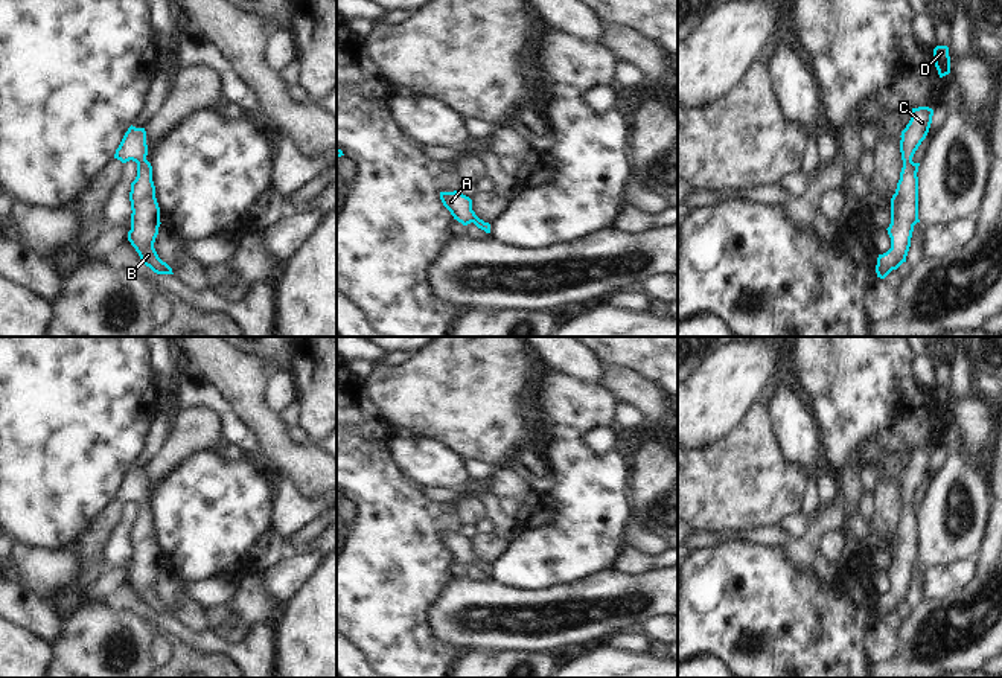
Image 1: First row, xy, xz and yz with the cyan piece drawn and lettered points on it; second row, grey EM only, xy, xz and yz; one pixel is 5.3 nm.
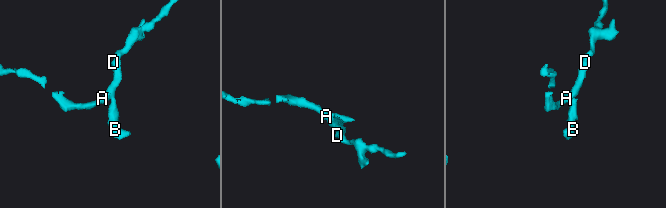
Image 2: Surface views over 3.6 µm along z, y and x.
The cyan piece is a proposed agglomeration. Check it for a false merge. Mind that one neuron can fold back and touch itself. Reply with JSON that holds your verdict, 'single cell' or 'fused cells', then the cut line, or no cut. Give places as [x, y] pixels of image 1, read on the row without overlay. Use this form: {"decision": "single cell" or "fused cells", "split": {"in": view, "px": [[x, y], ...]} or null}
{"decision": "single cell", "split": null}

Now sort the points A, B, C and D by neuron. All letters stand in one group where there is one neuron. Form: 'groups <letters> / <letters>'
groups A B C D

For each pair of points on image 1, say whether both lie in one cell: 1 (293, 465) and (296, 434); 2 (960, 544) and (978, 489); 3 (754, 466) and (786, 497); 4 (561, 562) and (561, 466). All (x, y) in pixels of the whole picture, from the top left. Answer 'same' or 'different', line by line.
1: different
2: same
3: same
4: same

